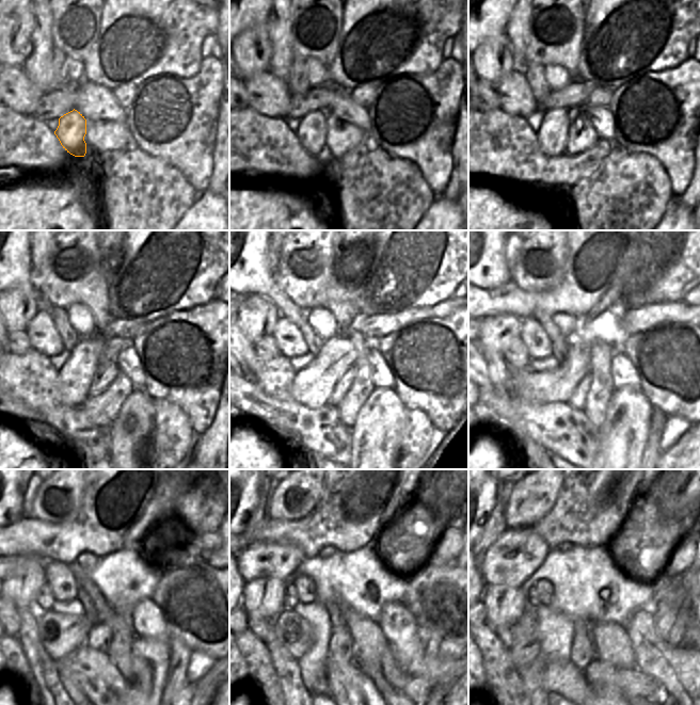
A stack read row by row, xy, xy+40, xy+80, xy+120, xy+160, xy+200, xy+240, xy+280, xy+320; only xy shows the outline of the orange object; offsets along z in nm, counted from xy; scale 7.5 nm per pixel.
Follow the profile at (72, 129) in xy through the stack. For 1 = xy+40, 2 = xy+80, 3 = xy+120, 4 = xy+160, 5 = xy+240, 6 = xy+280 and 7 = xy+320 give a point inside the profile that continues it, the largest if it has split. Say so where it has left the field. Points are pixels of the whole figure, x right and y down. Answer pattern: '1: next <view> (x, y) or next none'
1: next xy+40 (313, 129)
2: next xy+80 (553, 133)
3: next xy+120 (75, 378)
4: next xy+160 (313, 385)
5: next xy+240 (60, 634)
6: next xy+280 (293, 633)
7: next xy+320 (525, 646)

